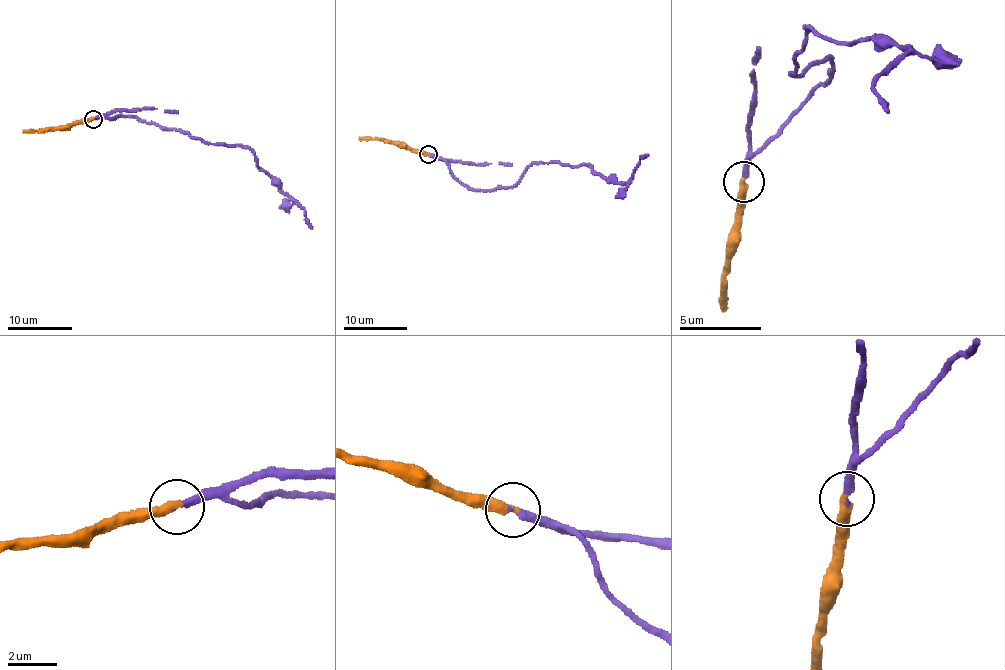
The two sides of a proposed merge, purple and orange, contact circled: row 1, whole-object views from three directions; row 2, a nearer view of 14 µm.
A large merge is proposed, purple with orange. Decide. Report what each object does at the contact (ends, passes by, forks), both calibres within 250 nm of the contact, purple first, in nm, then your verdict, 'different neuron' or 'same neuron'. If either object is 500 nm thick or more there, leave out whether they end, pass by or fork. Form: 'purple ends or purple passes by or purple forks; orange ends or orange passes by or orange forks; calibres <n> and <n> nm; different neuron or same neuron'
purple ends; orange ends; calibres 280 and 380 nm; same neuron

